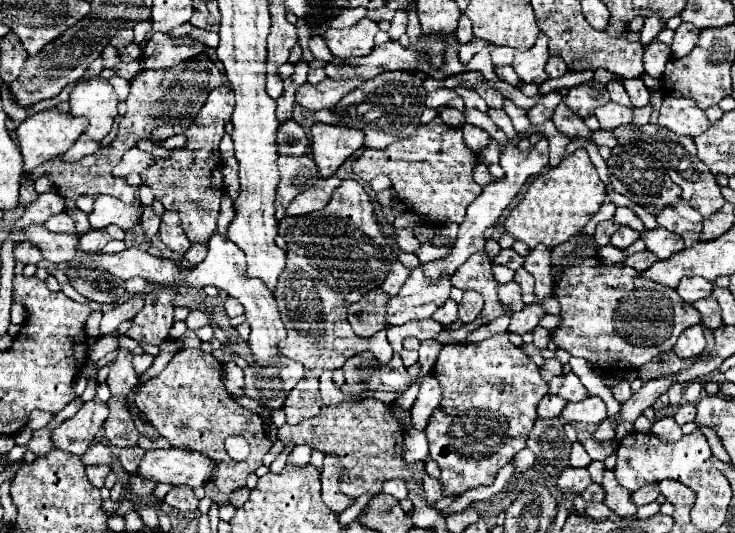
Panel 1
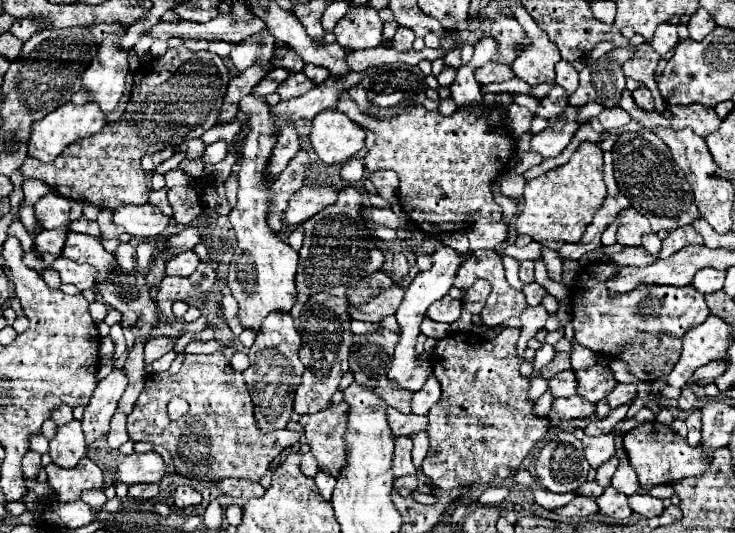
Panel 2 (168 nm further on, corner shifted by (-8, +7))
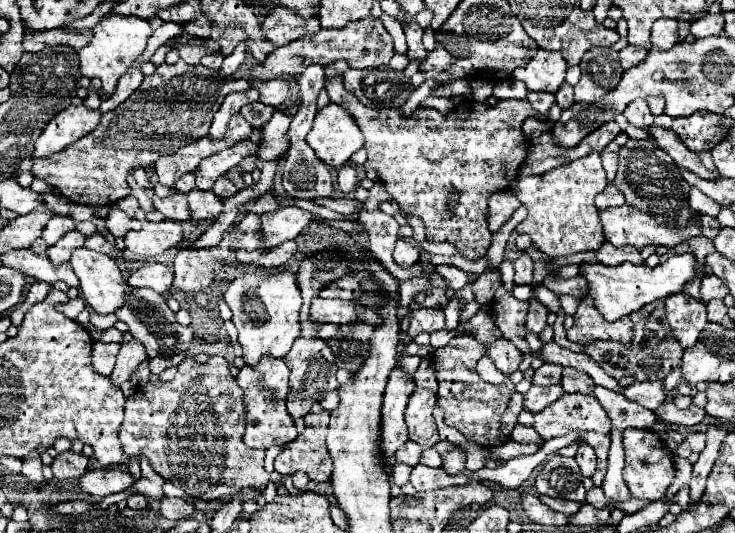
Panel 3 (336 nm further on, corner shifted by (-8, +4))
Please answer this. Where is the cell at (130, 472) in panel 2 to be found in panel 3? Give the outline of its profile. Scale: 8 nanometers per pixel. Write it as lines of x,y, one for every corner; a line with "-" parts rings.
95,469
95,471
87,471
81,477
79,489
89,495
107,497
111,493
127,491
133,485
133,481
135,477
125,469

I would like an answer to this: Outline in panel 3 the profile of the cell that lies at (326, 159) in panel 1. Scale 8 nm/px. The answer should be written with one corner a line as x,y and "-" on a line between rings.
335,103
317,111
313,129
305,139
315,155
329,167
343,167
351,155
363,147
363,133
357,123

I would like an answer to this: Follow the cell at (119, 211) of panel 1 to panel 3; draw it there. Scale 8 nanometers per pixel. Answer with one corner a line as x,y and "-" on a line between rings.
143,221
139,231
125,235
125,247
139,257
157,257
169,247
183,241
183,227
179,221

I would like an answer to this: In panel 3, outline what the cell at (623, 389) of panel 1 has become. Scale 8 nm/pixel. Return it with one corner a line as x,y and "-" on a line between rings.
571,367
563,369
561,385
563,385
565,393
585,393
585,395
591,395
593,389
595,389
595,383
593,383
593,379
587,373
571,369

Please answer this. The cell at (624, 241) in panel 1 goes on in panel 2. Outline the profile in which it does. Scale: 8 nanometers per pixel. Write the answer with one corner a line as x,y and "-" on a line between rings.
633,206
619,212
619,228
617,228
617,242
621,246
641,246
641,238
649,234
649,220
637,212

